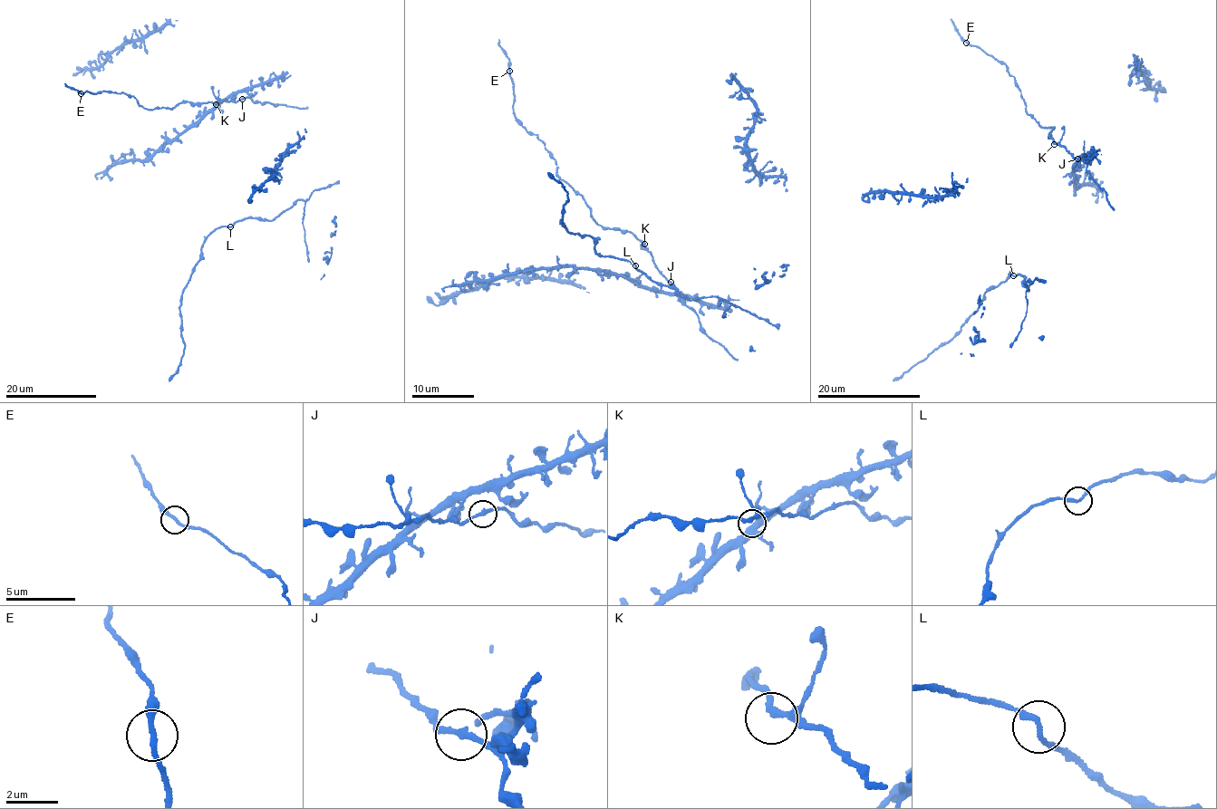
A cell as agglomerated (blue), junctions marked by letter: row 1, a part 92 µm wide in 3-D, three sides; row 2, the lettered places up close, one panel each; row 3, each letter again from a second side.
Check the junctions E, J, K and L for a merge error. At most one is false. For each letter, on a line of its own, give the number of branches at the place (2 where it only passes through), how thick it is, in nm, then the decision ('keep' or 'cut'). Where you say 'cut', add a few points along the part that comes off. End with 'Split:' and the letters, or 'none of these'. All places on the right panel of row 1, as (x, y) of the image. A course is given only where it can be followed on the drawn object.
E: 2 branches meet; 200 nm thick; keep
J: 2 branches meet; 200 nm thick; keep
K: 2 branches meet; 220 nm thick; keep
L: 2 branches meet; 200 nm thick; keep
Split: none of these

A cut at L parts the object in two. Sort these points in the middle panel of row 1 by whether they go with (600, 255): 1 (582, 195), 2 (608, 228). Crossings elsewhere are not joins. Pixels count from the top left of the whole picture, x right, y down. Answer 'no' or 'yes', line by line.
1: no
2: no

